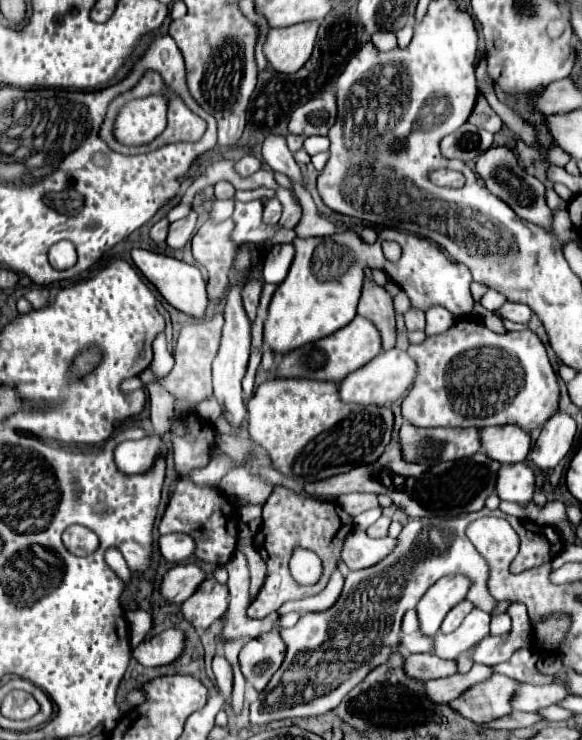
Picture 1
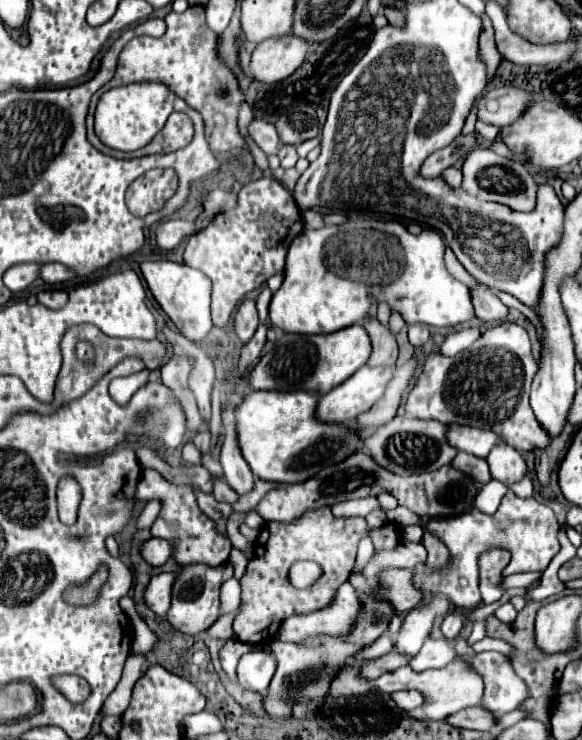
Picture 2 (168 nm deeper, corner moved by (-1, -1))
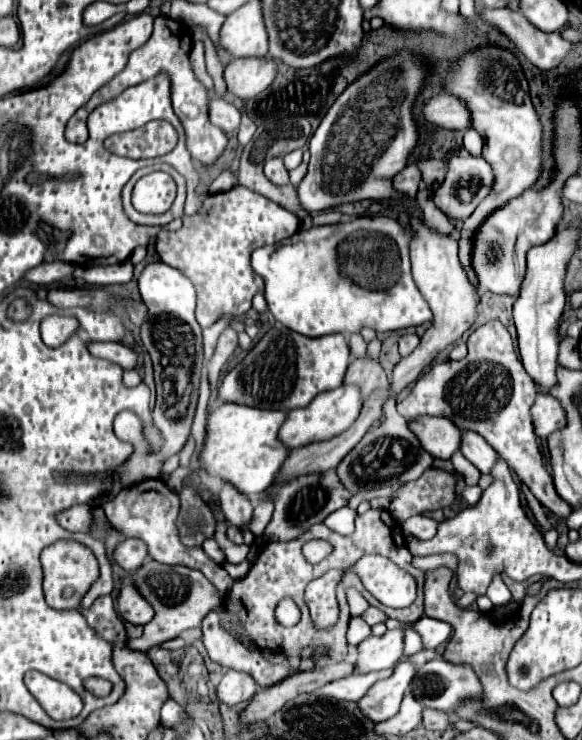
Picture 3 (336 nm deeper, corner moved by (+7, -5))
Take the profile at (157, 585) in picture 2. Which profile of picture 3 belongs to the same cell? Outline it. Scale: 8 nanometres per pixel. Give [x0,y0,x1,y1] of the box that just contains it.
[117,583,155,625]

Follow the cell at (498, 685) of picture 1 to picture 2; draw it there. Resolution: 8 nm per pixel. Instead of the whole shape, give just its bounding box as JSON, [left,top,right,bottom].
[369,659,483,721]

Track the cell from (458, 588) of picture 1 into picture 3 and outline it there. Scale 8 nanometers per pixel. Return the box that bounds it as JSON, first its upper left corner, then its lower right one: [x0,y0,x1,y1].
[355,629,403,673]

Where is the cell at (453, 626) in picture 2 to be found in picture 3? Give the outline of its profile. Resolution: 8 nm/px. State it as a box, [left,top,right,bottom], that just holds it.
[415,617,451,649]

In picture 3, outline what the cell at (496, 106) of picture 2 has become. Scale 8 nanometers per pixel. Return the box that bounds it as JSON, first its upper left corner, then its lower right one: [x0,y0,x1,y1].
[423,95,471,131]

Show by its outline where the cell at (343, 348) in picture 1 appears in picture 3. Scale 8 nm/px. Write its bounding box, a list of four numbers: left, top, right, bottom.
[219,325,351,411]

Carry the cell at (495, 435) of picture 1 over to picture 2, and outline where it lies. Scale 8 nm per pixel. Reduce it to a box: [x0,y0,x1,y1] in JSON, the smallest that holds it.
[449,423,503,457]

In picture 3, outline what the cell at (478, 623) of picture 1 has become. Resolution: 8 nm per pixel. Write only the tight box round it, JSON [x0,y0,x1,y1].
[359,661,415,723]

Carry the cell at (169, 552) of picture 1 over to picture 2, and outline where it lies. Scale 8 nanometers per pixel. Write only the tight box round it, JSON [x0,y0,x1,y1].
[139,537,171,567]

